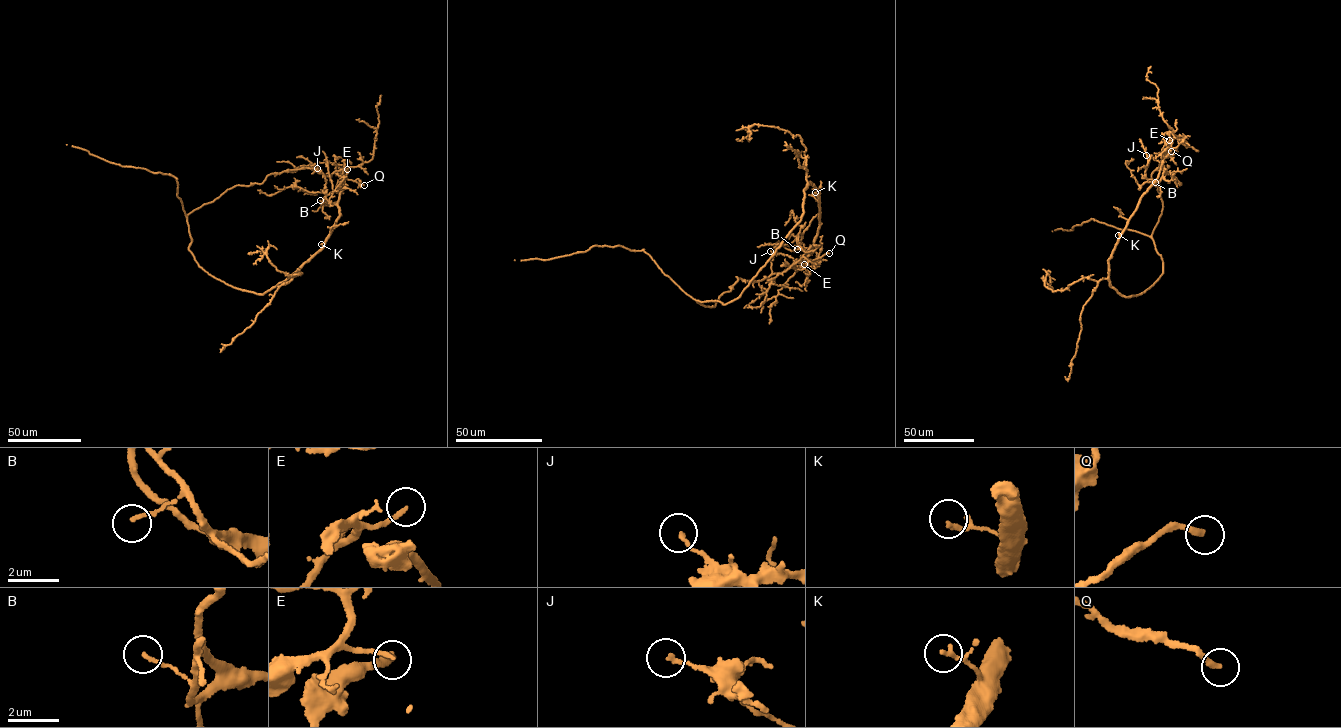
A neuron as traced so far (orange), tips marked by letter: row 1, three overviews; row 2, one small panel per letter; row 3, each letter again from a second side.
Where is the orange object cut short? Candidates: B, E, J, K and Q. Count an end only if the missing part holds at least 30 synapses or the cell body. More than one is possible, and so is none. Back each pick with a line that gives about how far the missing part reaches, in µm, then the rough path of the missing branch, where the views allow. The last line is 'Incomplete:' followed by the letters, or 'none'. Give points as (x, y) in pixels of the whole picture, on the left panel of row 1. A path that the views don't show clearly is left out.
E: Missing length about 30 µm. Course of what is missing: (347, 169), (373, 178), (376, 178), (376, 173)
Q: Missing length about 30 µm. Course of what is missing: (364, 185), (370, 189), (378, 186), (380, 170)
Incomplete: E, Q

